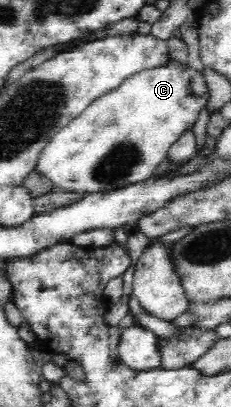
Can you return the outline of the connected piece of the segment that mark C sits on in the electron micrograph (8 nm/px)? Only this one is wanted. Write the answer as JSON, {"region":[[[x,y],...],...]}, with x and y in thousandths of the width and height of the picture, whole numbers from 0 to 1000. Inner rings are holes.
{"region":[[[749,147],[710,162],[602,172],[550,189],[498,221],[411,243],[338,287],[299,297],[281,314],[234,327],[182,364],[147,423],[199,432],[242,459],[260,455],[286,469],[364,472],[372,479],[476,472],[641,442],[671,432],[684,403],[723,386],[753,346],[805,314],[835,312],[857,273],[905,246],[905,216],[887,199],[896,184],[896,177],[844,174],[805,155]]]}

